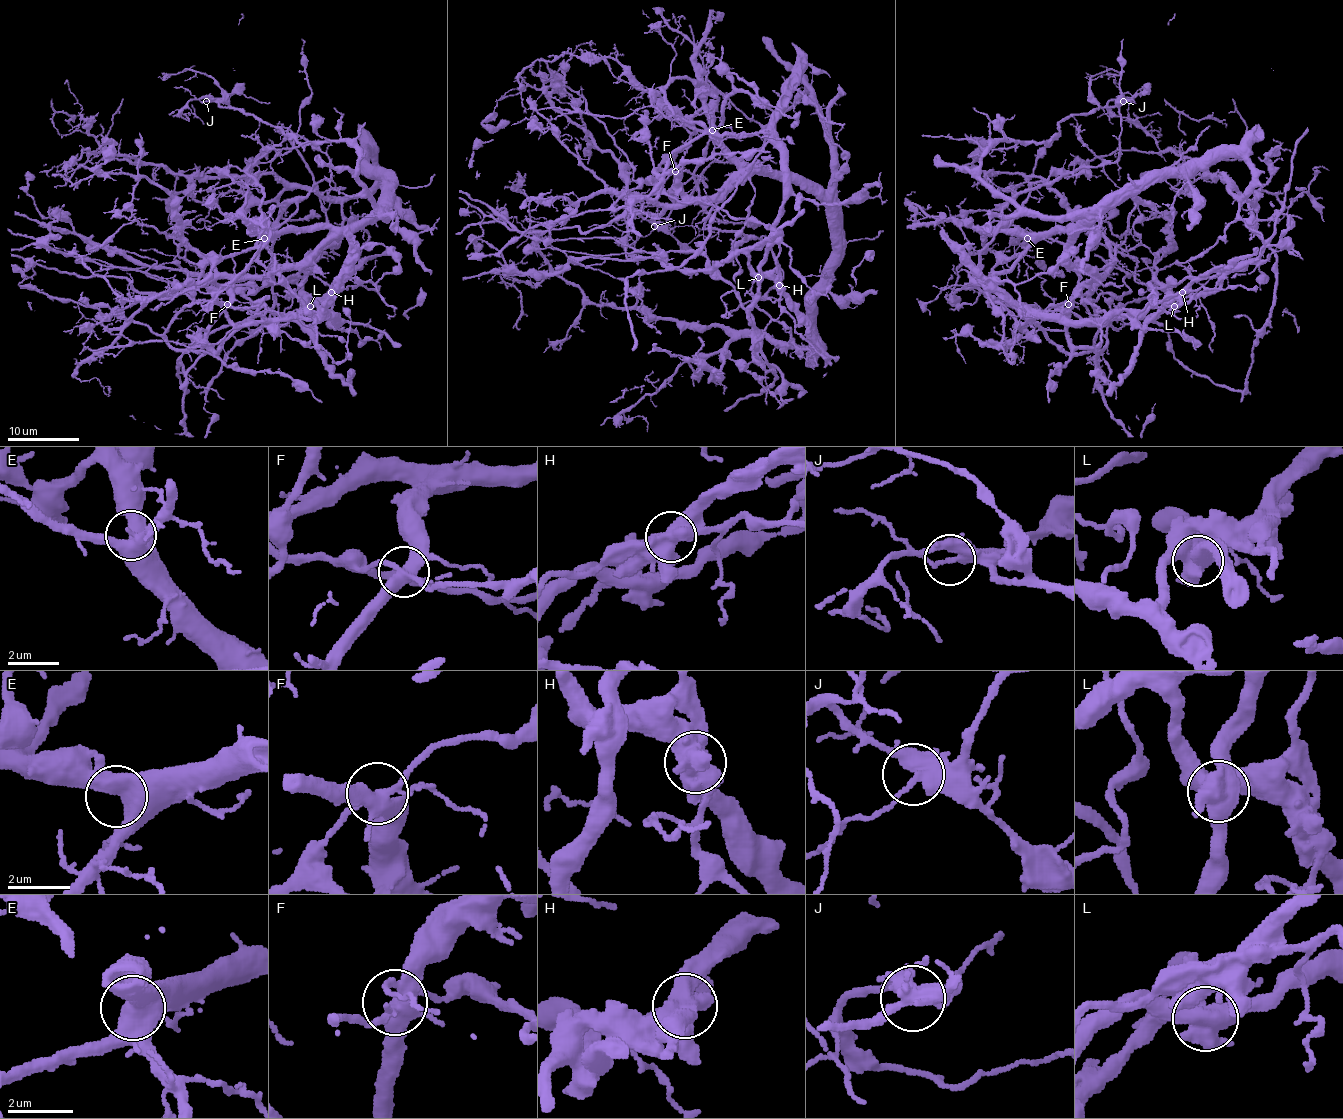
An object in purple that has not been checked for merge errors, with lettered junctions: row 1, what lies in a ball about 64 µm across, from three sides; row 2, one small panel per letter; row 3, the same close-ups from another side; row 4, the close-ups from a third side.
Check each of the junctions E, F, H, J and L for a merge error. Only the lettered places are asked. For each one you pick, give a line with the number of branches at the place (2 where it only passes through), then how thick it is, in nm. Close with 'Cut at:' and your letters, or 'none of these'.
F: branches 6; calibre 440 nm
H: branches 2; calibre 750 nm
L: branches 4; calibre 650 nm
Cut at: F, H, L

